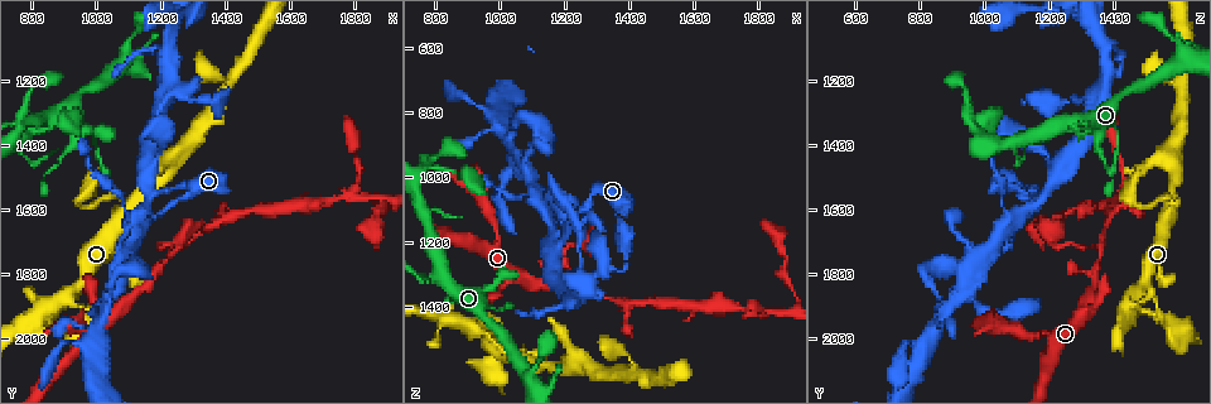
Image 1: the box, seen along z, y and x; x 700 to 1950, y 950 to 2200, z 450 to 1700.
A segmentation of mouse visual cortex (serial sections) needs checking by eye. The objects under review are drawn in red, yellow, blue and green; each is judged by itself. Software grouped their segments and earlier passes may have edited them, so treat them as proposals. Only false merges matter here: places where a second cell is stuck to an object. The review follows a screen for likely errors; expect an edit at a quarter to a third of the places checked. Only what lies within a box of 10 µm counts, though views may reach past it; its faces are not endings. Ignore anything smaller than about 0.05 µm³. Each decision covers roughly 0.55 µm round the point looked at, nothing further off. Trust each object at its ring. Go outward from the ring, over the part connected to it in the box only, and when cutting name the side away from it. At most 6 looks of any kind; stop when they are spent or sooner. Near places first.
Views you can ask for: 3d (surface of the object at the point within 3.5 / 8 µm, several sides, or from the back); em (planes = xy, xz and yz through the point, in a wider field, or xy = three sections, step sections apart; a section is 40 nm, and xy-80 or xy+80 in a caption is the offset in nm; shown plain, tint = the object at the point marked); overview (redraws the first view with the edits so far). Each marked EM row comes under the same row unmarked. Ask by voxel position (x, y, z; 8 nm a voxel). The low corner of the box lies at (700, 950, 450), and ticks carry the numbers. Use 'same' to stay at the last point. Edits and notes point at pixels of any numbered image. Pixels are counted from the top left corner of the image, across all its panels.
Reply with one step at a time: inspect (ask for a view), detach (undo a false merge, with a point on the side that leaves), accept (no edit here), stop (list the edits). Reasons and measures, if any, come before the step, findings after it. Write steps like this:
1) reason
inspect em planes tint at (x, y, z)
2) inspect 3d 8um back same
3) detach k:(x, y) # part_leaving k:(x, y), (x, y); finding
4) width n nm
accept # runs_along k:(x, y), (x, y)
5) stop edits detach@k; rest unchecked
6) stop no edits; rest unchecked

three-way junction
inspect 3d 8um at (1240, 1720, 1360)

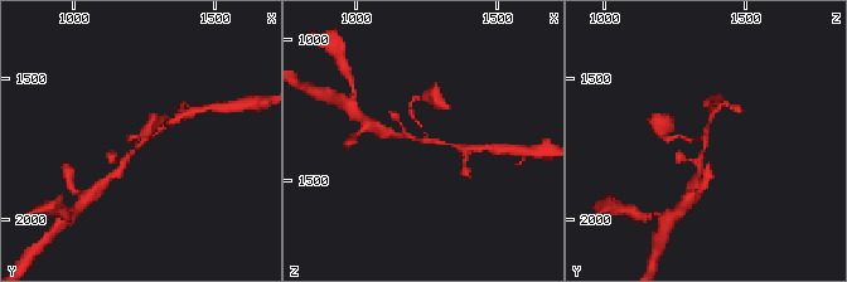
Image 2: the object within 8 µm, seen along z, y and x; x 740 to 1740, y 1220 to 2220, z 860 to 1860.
closer look
inspect 3d 3.5um same

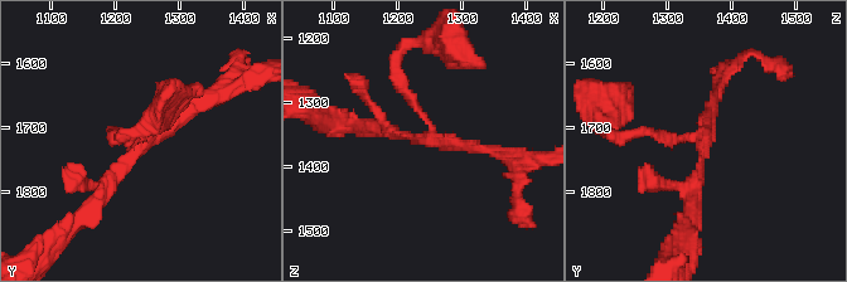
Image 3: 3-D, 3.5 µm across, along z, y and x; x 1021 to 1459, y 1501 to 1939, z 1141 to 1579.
need the tissue
inspect em xy step 5 tint at (1250, 1720, 1360)

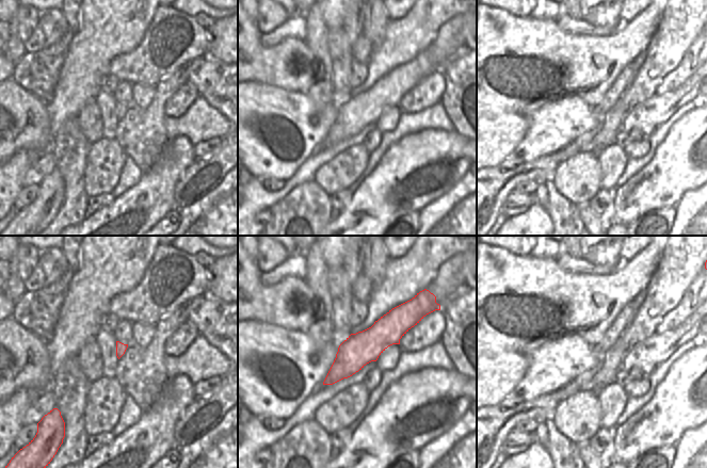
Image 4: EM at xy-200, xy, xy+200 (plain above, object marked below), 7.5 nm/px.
accept # runs_along 4:(410, 308), (326, 382); one cell here

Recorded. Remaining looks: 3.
calibre changes
inspect 3d 3.5um at (1180, 1550, 1170)

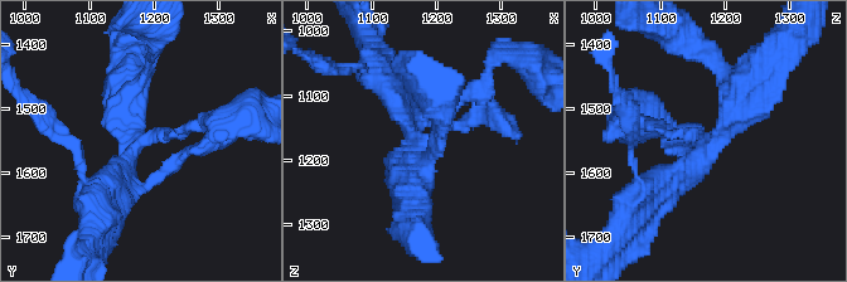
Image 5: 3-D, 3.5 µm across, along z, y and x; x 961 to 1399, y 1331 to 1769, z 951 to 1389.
need the tissue
inspect em xy step 3 tint at (1180, 1550, 1175)

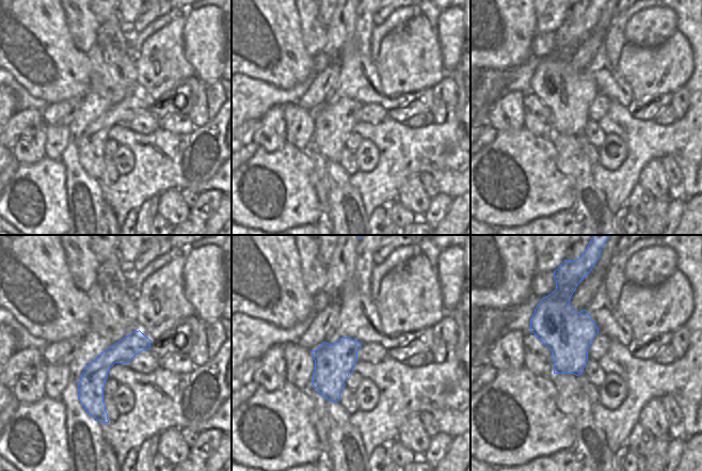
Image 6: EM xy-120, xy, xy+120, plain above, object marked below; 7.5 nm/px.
accept # runs_along 6:(138, 333), (95, 374), (102, 420); all the same cell

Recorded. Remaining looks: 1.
stop no edits; rest unchecked

